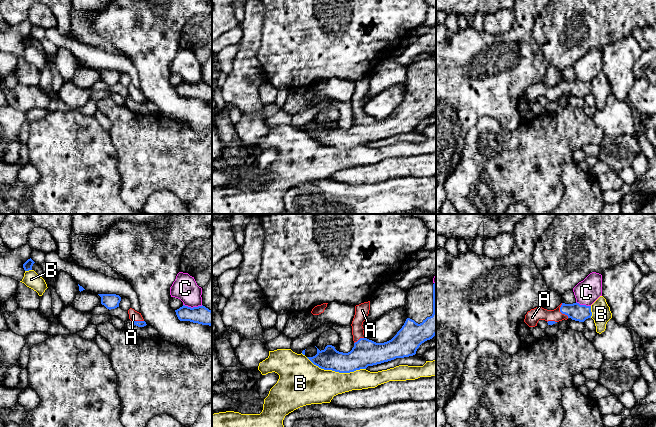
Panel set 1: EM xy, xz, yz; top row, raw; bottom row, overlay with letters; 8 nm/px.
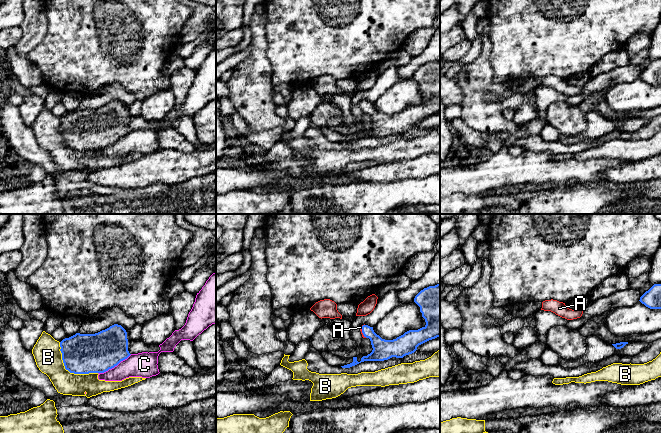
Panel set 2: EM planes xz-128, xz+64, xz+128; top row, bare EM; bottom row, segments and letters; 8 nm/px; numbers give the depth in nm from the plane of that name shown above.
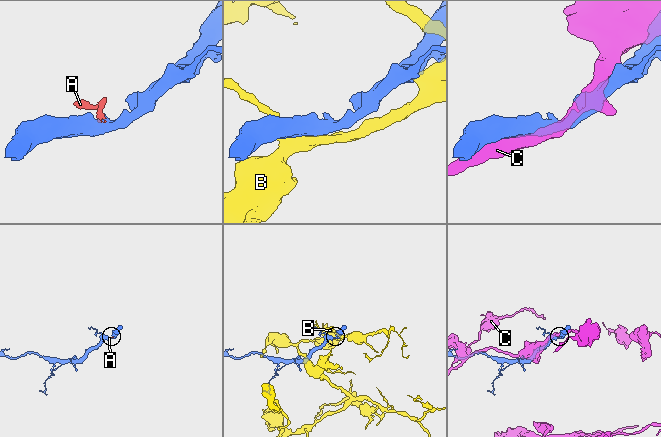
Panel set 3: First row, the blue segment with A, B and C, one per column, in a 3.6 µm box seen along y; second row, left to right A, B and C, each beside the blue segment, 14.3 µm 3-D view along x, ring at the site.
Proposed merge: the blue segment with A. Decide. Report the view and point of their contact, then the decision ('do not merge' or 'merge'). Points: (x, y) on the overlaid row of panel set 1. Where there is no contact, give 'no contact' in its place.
yz (560, 311) | merge

